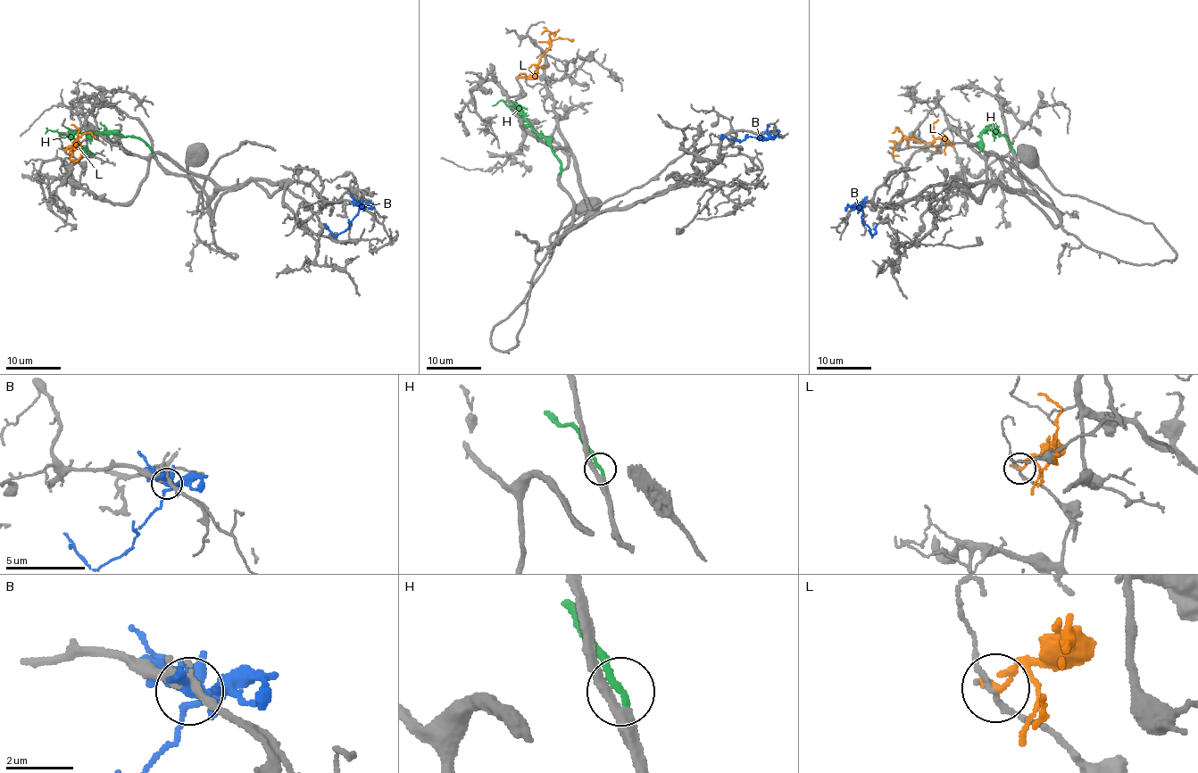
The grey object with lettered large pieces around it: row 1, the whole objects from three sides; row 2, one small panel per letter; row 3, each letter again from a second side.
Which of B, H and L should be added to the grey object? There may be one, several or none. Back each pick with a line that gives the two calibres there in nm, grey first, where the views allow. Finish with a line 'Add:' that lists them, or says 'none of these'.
H: 320 nm thick on the grey side, 240 nm on the other
Add: H

